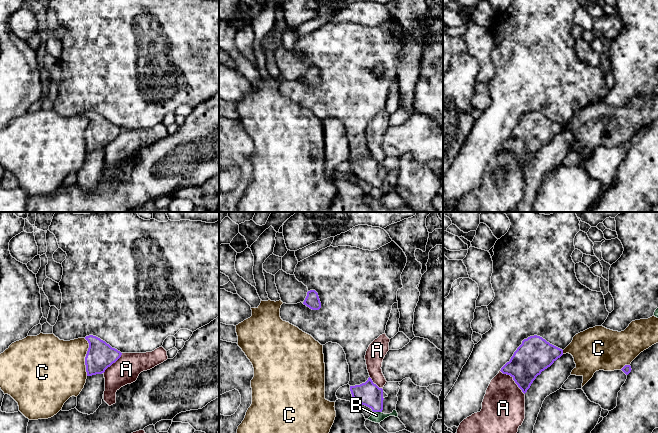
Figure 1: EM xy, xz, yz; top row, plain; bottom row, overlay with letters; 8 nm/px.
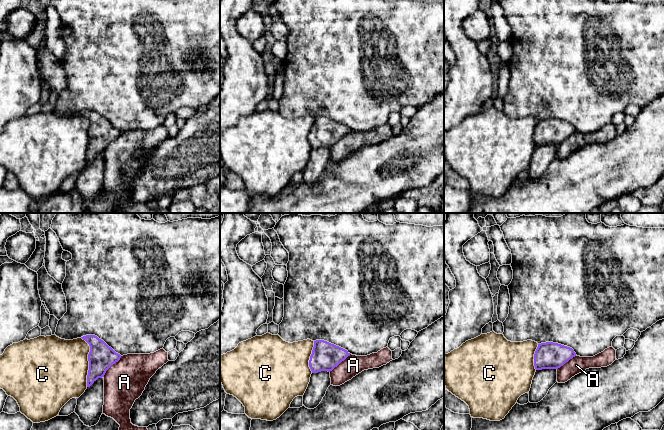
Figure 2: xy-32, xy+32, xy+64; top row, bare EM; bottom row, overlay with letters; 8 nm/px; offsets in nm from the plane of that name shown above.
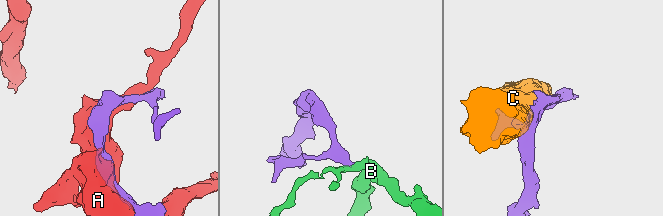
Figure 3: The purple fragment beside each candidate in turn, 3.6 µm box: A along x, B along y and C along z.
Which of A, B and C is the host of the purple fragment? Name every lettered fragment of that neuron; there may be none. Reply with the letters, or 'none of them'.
none of them

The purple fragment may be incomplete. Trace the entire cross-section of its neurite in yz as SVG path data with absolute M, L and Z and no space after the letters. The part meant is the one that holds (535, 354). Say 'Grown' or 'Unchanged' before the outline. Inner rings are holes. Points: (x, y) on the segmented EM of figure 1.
Unchanged. M530 336L522 341L510 361L500 371L510 375L525 394L536 377L562 355L562 349L542 337Z

